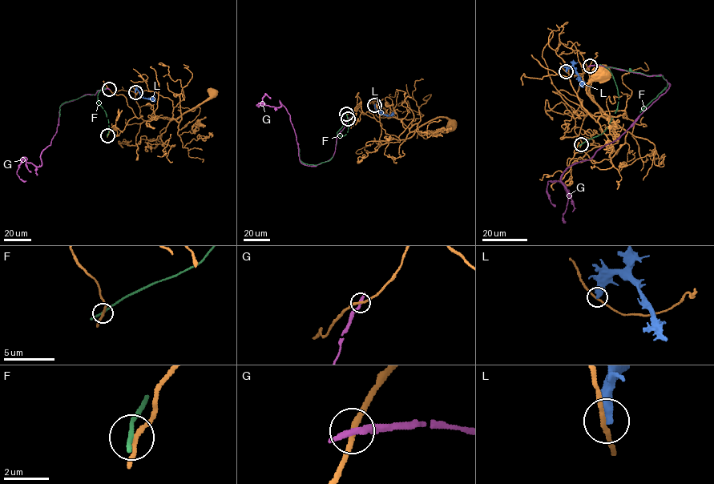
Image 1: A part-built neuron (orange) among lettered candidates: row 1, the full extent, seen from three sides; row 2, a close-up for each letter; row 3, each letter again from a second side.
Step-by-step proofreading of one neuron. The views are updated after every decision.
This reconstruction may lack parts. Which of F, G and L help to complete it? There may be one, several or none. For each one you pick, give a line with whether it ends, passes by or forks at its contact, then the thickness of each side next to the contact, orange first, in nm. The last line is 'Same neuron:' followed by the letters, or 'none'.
Same neuron: none

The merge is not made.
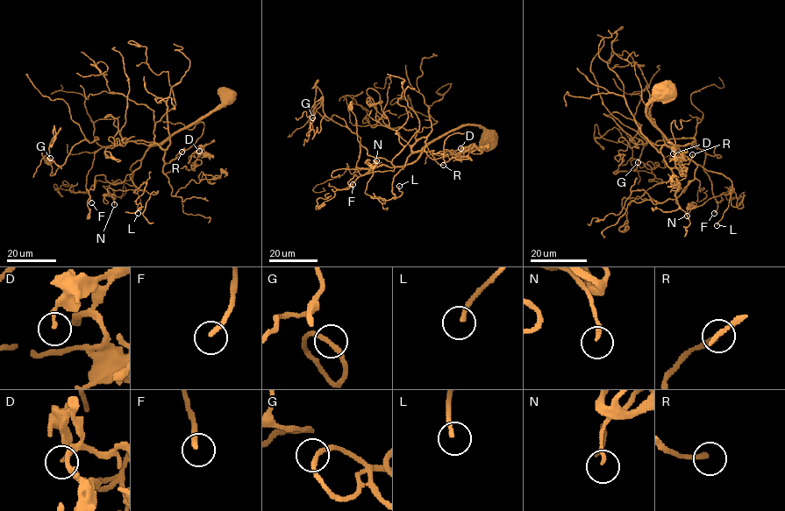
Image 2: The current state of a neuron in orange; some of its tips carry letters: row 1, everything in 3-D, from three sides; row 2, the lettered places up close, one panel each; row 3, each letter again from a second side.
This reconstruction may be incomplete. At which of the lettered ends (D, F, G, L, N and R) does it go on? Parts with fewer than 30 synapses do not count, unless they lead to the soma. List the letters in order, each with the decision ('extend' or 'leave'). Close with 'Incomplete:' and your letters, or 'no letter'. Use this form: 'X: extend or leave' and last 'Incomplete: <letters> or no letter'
D: leave
F: extend
G: leave
L: extend
N: extend
R: leave
Incomplete: F, L, N

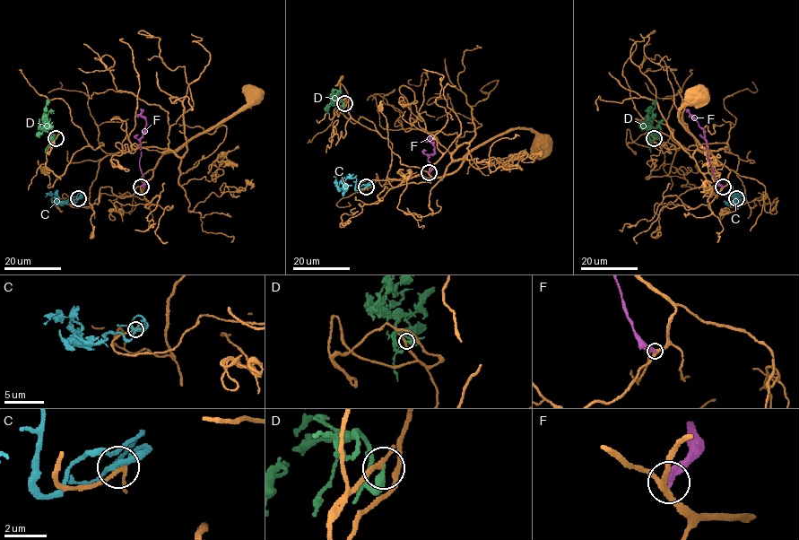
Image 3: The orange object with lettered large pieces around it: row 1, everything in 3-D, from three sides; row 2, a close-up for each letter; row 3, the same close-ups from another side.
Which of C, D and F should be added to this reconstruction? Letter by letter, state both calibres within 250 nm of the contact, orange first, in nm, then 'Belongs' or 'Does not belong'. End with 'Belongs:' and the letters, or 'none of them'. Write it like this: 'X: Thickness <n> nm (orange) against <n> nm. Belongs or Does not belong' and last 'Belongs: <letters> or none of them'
C: Thickness 180 nm (orange) against 240 nm. Belongs
D: Thickness 190 nm (orange) against 380 nm. Belongs
F: Thickness 260 nm (orange) against 360 nm. Does not belong
Belongs: C, D

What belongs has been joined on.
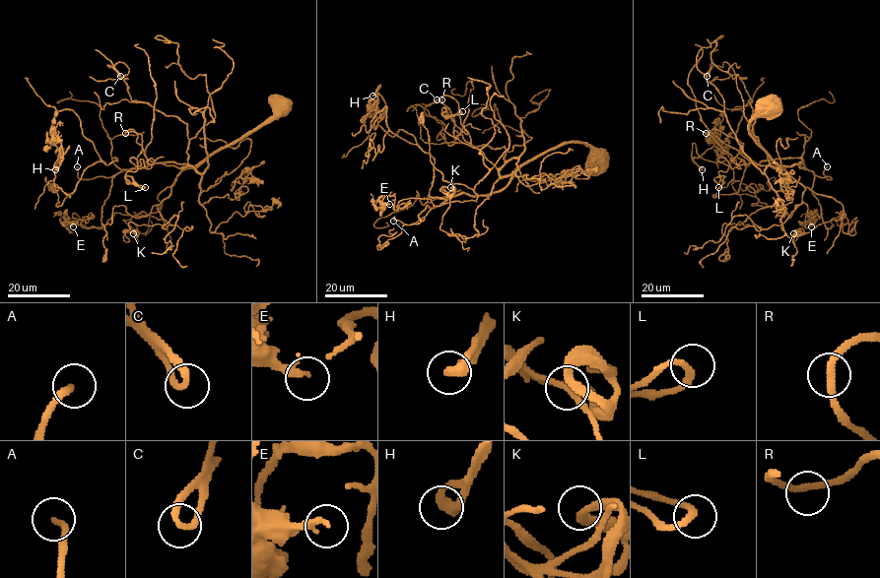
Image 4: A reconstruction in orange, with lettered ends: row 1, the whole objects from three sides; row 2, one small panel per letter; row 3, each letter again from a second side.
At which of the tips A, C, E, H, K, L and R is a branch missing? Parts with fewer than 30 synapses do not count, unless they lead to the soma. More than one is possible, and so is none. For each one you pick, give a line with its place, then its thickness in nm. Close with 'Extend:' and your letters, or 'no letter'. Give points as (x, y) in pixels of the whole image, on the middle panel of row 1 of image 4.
A: Place: (393, 221). Thickness 220 nm
Extend: A

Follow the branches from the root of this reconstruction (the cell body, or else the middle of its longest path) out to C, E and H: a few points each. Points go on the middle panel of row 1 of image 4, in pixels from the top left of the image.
C: (597, 161), (584, 144), (562, 143), (502, 176), (504, 147), (437, 139), (445, 125), (424, 110), (437, 99)
E: (597, 161), (584, 144), (562, 143), (488, 198), (389, 204)
H: (597, 161), (562, 143), (498, 191), (432, 197), (434, 159), (388, 129), (385, 106), (371, 126), (372, 96)

